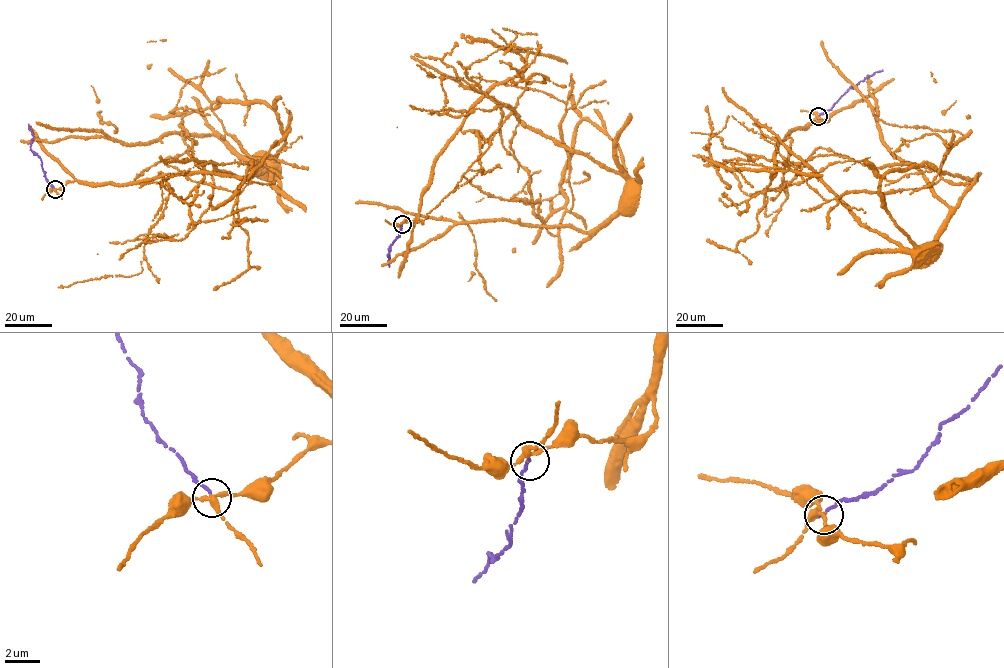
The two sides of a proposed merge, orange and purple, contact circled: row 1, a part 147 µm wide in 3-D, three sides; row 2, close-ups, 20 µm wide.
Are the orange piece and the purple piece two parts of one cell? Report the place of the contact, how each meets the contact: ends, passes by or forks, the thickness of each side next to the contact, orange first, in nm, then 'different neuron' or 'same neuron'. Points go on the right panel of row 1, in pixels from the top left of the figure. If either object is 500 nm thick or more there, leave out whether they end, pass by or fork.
place (818, 116); orange forks; purple ends; calibres 280 and 180 nm; different neuron

